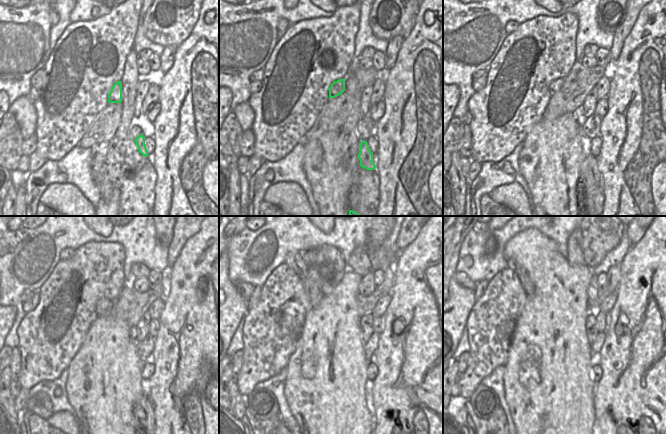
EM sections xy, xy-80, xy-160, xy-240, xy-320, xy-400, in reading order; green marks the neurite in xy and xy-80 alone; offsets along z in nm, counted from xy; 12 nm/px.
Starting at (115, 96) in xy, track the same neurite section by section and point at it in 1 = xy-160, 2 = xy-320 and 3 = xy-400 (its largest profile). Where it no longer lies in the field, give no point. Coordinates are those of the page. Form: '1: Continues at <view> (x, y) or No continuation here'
1: Continues at xy-160 (555, 86)
2: Continues at xy-320 (295, 261)
3: Continues at xy-400 (528, 285)

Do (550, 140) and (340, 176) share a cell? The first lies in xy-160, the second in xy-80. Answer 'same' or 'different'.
same

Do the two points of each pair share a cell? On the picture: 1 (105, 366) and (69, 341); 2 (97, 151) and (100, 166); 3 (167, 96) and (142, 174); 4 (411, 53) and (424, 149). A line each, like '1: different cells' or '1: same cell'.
1: different cells
2: same cell
3: different cells
4: same cell

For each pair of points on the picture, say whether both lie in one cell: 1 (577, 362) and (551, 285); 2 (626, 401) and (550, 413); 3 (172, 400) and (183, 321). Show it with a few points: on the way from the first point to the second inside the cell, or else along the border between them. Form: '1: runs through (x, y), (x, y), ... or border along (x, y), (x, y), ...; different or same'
1: runs through (568, 343), (557, 327), (557, 304); same
2: border along (593, 394), (593, 413), (596, 423); different
3: runs through (183, 380), (183, 341); same

